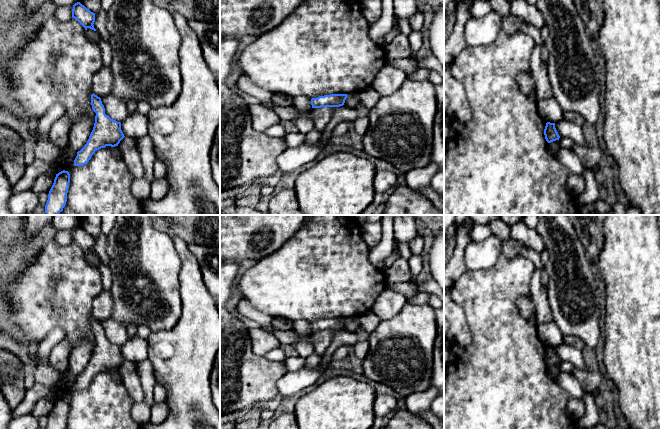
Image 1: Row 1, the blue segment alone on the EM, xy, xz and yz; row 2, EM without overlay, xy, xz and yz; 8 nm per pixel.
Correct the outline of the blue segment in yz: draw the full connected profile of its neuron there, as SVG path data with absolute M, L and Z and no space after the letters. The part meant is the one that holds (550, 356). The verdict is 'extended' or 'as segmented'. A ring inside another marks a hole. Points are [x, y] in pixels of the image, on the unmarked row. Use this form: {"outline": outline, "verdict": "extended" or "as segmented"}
{"outline": "M547 346L544 353L545 363L548 367L559 364L560 360L555 352L555 347Z", "verdict": "as segmented"}

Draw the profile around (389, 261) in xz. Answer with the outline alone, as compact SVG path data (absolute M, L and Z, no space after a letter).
M397 249L393 251L393 253L388 258L385 259L383 271L387 269L388 267L390 267L394 263L394 261L398 258L400 258L400 254Z

